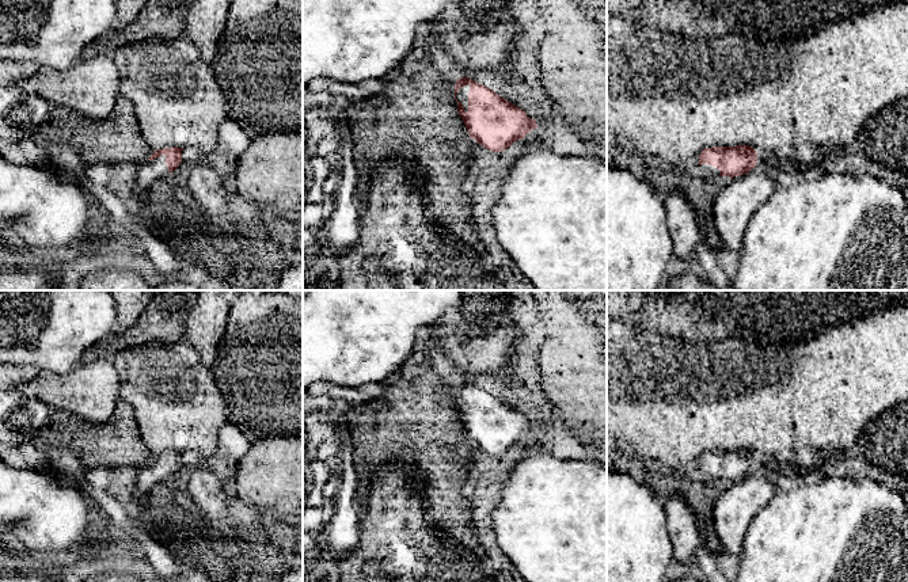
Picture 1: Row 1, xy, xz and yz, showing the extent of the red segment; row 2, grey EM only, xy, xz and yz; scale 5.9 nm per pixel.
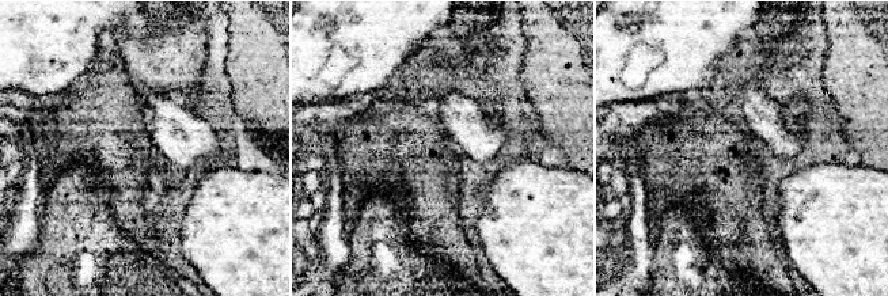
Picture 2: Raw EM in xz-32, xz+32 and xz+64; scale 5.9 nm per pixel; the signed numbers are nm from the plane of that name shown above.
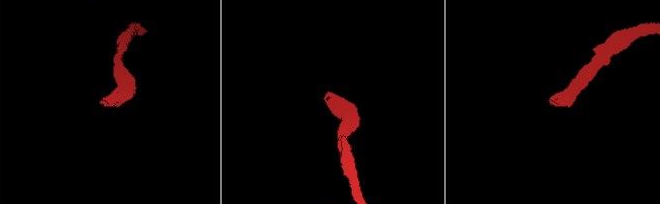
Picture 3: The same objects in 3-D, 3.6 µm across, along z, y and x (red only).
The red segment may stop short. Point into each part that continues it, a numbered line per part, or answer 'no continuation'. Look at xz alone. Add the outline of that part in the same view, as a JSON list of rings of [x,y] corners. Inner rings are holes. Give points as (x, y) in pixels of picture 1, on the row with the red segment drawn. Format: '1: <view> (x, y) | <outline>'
1: xz (462, 95) | [[[464,85],[456,94],[456,99],[463,104],[466,113],[468,110],[468,91],[470,85]]]

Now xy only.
1: xy (148, 171) | [[[162,155],[153,160],[147,160],[138,164],[136,175],[136,191],[145,194],[151,185],[162,176],[170,175],[168,167],[166,164],[166,156]]]

